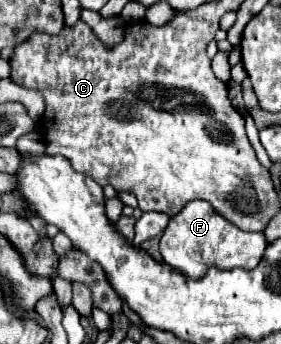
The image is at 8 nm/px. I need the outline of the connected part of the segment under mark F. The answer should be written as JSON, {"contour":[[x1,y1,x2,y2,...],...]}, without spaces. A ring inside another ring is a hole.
{"contour":[[206,201,186,203,178,215,170,217,170,223,160,239,160,253,164,263,190,279,202,279,208,267,254,269,260,263,264,249,264,233,246,233,242,229,236,229]]}

